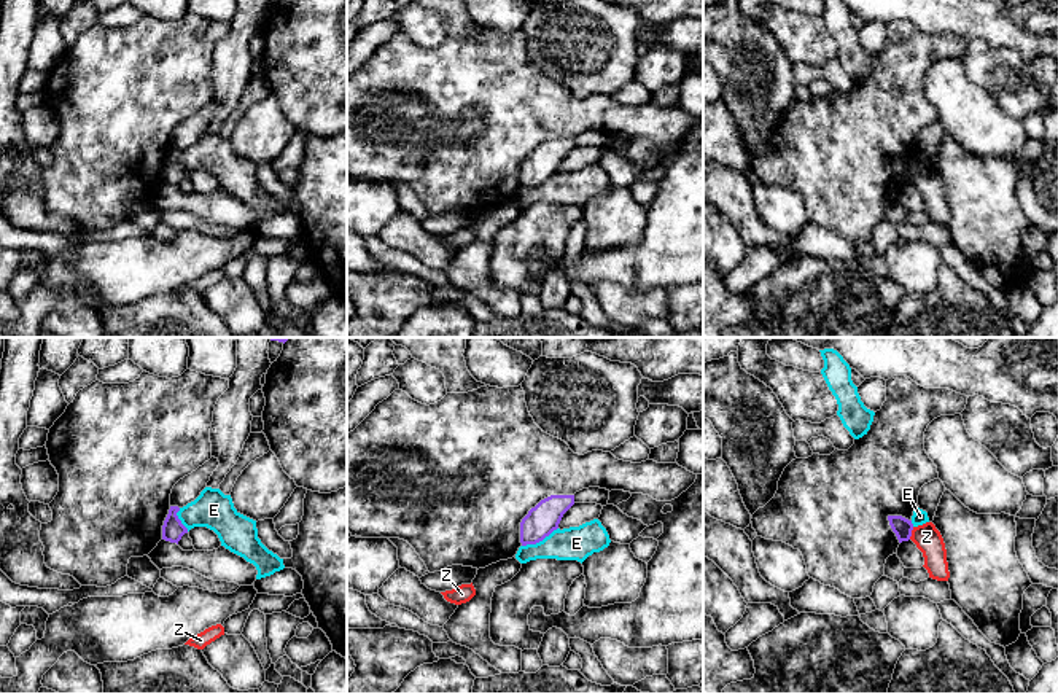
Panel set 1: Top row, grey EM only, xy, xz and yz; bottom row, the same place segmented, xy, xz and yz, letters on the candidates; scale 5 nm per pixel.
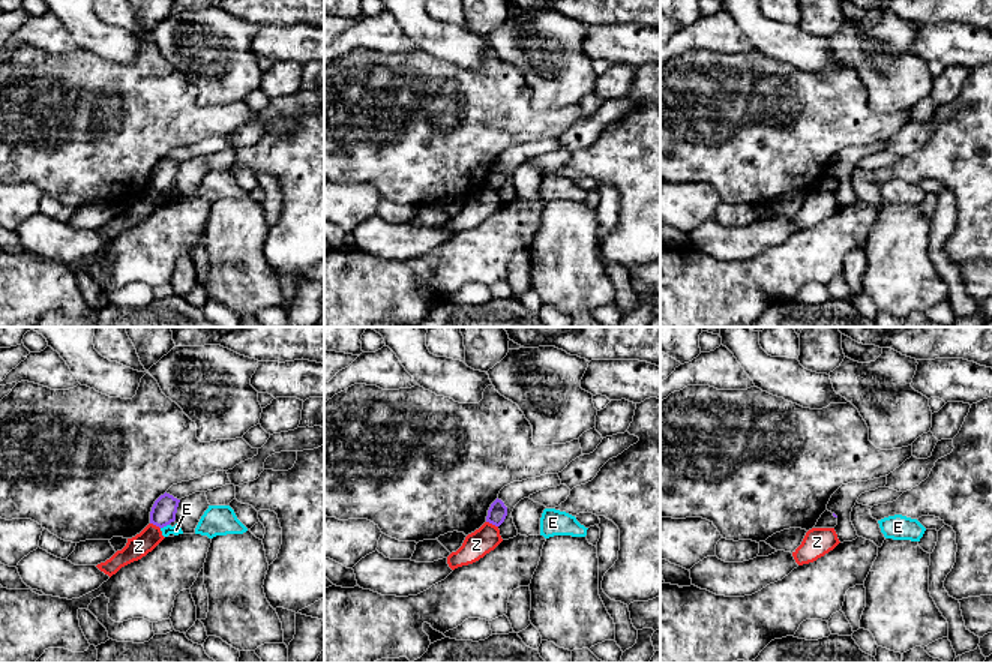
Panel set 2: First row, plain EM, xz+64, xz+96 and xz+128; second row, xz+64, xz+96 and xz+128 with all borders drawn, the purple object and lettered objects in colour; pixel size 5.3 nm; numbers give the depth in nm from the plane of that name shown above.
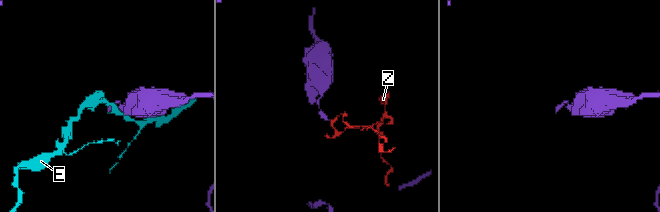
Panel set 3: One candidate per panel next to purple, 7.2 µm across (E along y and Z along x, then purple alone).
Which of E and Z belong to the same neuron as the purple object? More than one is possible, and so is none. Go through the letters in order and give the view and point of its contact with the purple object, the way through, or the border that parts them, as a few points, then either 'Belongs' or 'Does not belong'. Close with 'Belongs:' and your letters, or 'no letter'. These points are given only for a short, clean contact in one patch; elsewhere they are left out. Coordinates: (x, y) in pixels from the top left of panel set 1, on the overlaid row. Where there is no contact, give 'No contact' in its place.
E: Touches purple at xz (540, 540). Does not belong
Z: Touches purple at yz (910, 534). Boundary: yz (914, 527), (909, 538). Does not belong
Belongs: no letter

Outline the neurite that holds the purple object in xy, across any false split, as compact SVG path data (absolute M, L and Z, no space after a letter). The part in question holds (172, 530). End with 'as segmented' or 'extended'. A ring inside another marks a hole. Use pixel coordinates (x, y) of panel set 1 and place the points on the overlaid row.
M170 506L169 514L162 525L162 540L177 543L181 540L185 533L188 533L188 528L181 524L177 513L180 511L178 506Z; as segmented

